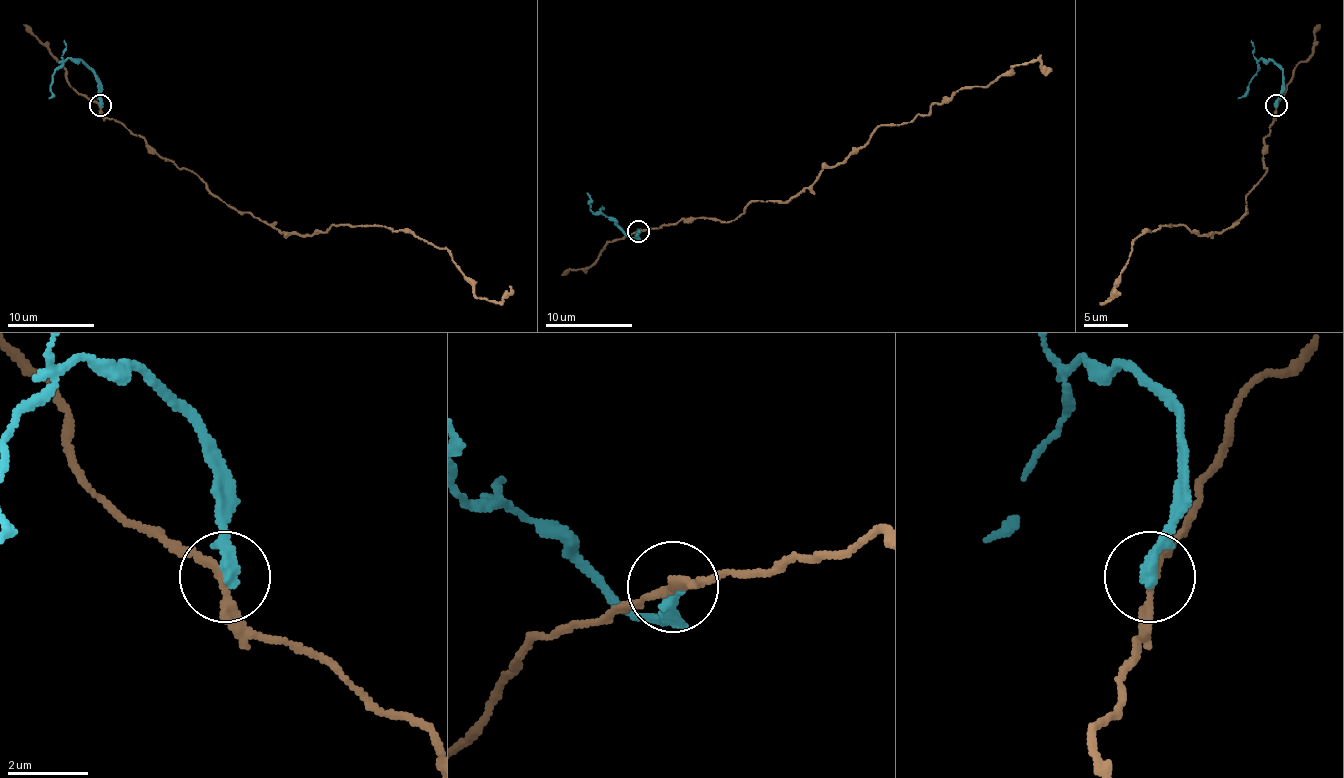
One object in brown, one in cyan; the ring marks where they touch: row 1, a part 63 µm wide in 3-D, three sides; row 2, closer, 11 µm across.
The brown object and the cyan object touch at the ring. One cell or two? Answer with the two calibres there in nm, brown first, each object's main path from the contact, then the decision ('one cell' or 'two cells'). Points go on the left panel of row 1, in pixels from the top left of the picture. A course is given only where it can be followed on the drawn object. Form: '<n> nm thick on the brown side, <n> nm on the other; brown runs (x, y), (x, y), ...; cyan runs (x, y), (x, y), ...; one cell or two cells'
200 nm thick on the brown side, 360 nm on the other; brown runs (99, 106), (228, 206), (276, 230), (411, 230), (448, 252), (478, 297), (500, 302), (509, 286); cyan runs (99, 106), (97, 77), (80, 60), (69, 58), (53, 75), (49, 99); two cells

